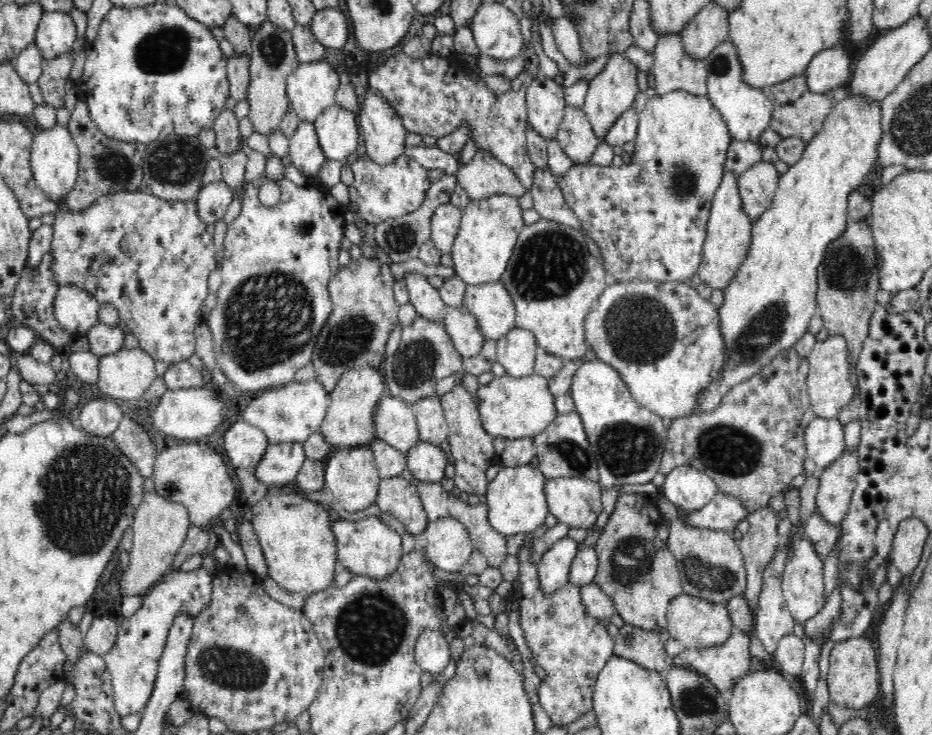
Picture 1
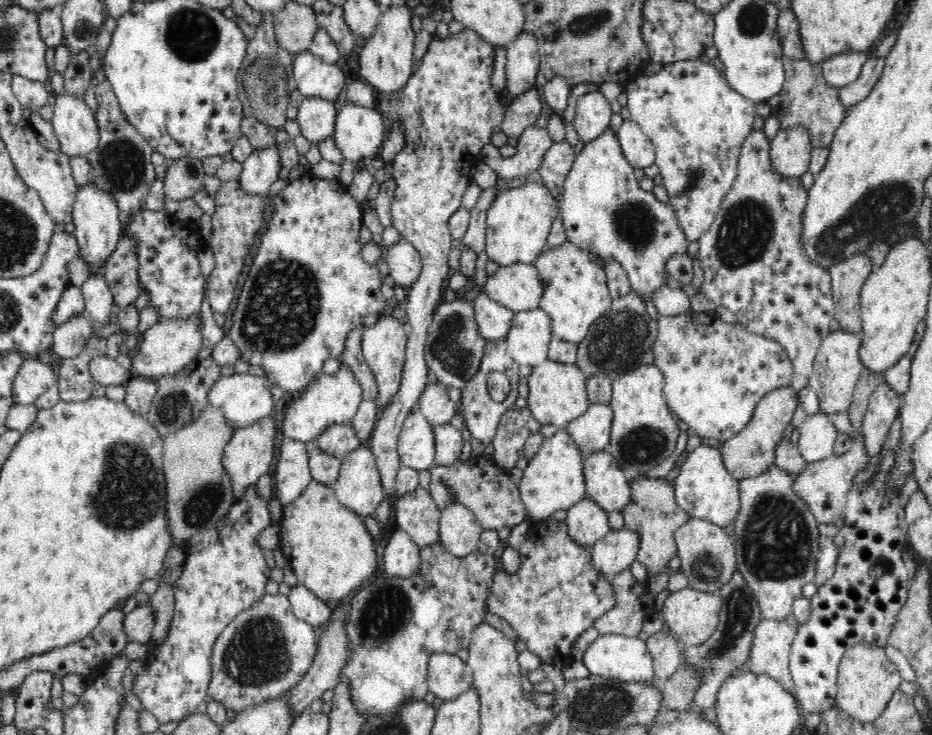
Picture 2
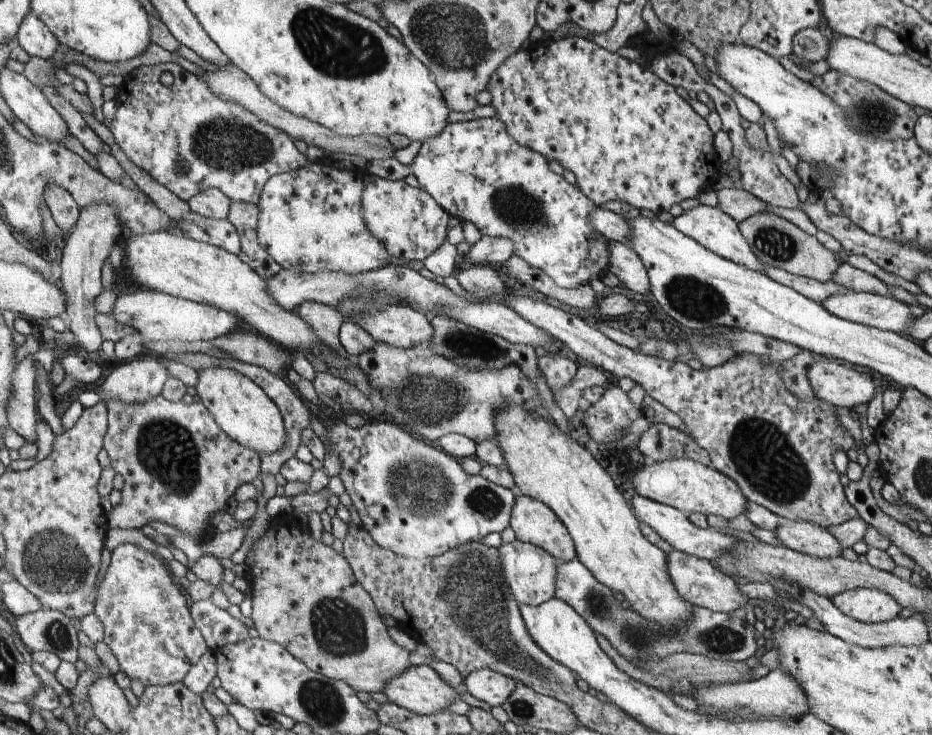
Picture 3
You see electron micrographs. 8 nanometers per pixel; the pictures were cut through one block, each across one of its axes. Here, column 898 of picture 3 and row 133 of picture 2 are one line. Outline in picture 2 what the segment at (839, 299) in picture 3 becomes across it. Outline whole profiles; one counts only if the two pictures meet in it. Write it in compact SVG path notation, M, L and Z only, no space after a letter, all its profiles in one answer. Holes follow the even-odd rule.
M305 97L295 120L300 127L300 134L314 144L332 136L338 107L339 102L320 97Z

